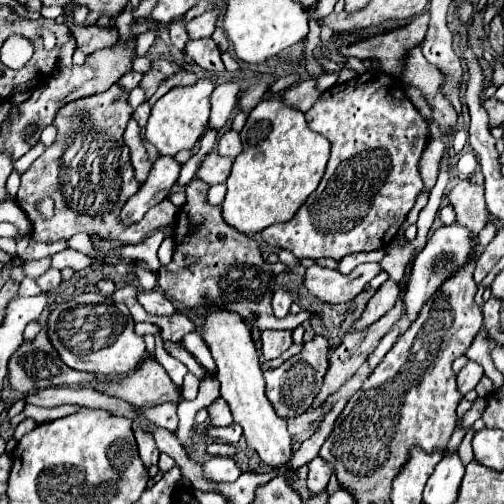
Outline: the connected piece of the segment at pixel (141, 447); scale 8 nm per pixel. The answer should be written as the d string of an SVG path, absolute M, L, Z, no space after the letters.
M136 429L134 435L136 435L138 451L140 451L140 457L142 457L144 465L150 467L150 465L158 463L158 455L160 455L160 451L158 451L158 447L156 447L156 441L154 441L152 433L148 433L148 431L144 431L144 429Z

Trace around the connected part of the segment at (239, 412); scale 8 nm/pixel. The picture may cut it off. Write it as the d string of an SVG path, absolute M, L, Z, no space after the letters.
M212 303L208 307L200 335L208 345L212 359L216 361L216 379L220 381L220 397L224 397L226 403L230 405L234 423L238 423L244 429L248 447L252 447L260 455L260 459L270 467L286 465L286 461L292 457L292 439L286 429L286 419L280 419L274 413L270 401L266 401L264 377L258 363L258 351L252 341L250 327L238 313L220 309Z

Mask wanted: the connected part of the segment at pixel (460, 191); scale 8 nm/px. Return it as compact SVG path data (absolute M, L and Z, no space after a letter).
M460 181L450 193L448 203L454 207L456 221L460 225L466 225L474 235L492 221L492 215L486 209L484 203L484 189L482 185L472 185L470 181Z

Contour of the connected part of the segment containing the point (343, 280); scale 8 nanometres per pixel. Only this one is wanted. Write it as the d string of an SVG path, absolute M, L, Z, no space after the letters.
M378 263L358 265L348 275L342 275L340 271L332 271L320 265L312 265L306 269L302 283L308 289L308 293L322 303L346 303L352 301L360 291L364 291L370 279L374 279L378 273Z

